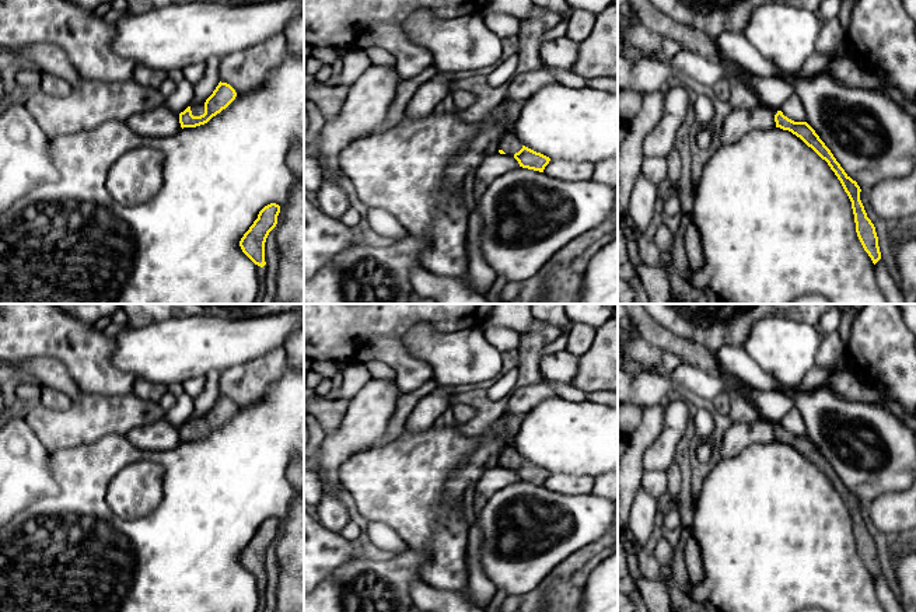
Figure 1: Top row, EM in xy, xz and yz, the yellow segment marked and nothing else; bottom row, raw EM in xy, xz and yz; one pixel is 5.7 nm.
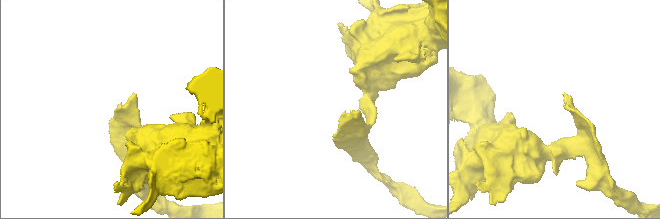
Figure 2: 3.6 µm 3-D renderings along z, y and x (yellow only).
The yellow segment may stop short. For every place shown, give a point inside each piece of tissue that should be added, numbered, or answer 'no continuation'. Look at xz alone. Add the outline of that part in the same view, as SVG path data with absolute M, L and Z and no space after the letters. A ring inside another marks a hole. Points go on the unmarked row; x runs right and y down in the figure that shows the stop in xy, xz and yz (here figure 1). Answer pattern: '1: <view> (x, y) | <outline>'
1: xz (510, 458) | M511 443L503 450L503 452L497 459L499 459L499 464L503 464L507 469L514 469L522 462L522 457L511 445Z

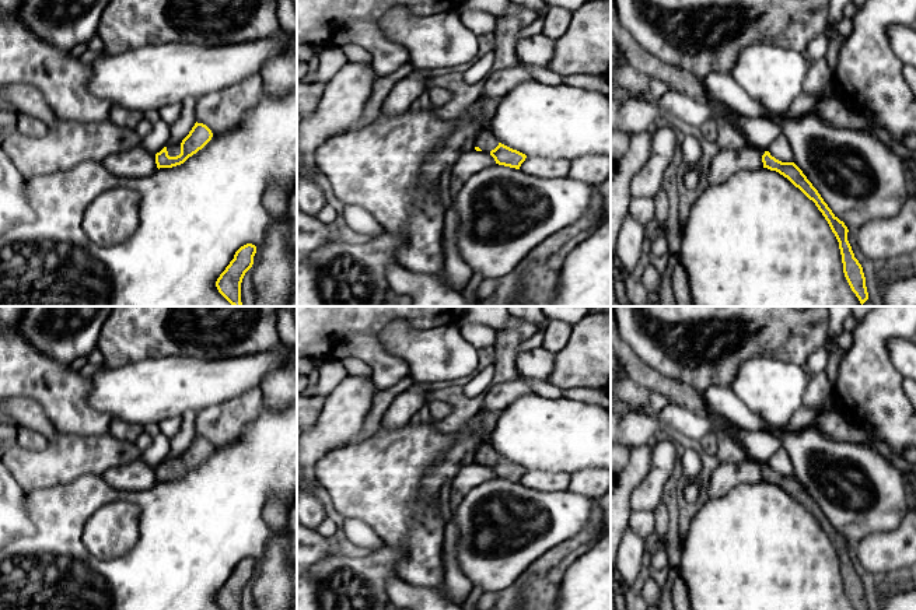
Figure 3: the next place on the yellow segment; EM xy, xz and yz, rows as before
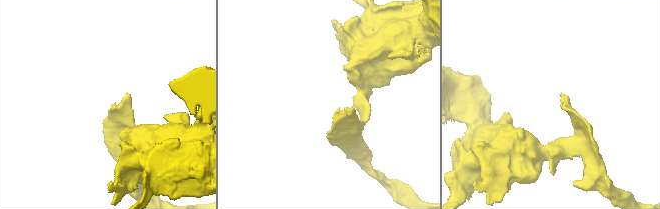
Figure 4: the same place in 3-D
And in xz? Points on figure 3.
1: xz (486, 455) | M487 439L479 446L479 449L473 456L475 456L475 460L479 460L483 466L490 466L499 459L499 453L487 442Z

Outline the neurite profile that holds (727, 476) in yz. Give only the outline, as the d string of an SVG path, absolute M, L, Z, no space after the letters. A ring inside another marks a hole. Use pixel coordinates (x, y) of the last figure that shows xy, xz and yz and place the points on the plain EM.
M747 458L740 463L721 463L716 470L707 473L703 488L707 498L720 498L742 483L761 481L763 476L759 463Z

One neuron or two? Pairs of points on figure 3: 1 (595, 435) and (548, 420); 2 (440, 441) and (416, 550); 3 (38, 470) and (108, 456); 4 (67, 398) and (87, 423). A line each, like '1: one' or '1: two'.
1: one
2: one
3: one
4: one

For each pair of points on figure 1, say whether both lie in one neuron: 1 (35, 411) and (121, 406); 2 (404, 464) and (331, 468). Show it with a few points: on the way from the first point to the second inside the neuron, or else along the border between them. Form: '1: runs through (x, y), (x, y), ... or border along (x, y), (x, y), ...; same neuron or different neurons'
1: runs through (56, 419), (100, 416); same neuron
2: border along (367, 450), (353, 454), (342, 465), (342, 486); different neurons

